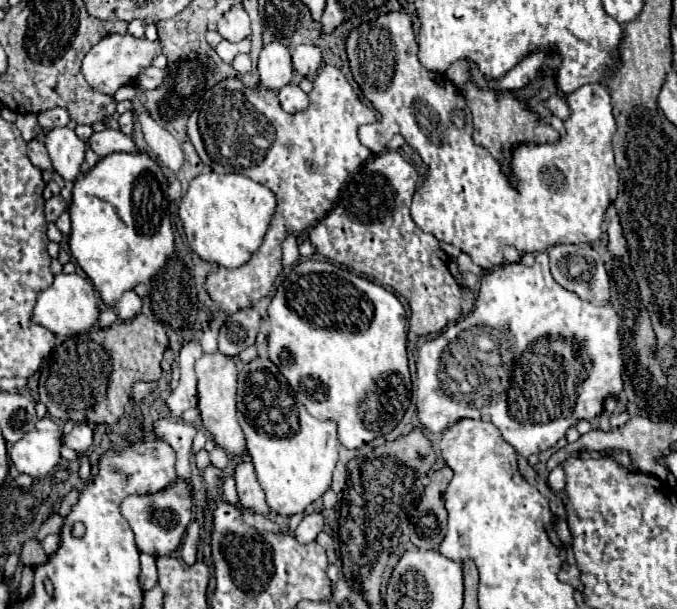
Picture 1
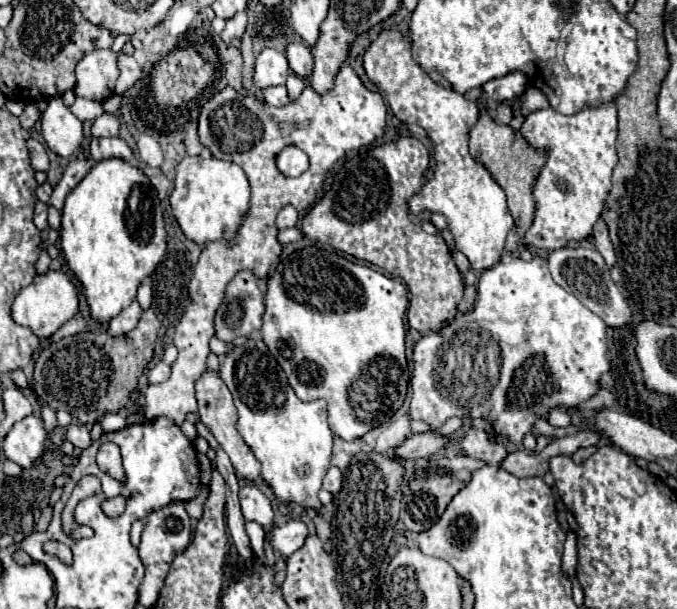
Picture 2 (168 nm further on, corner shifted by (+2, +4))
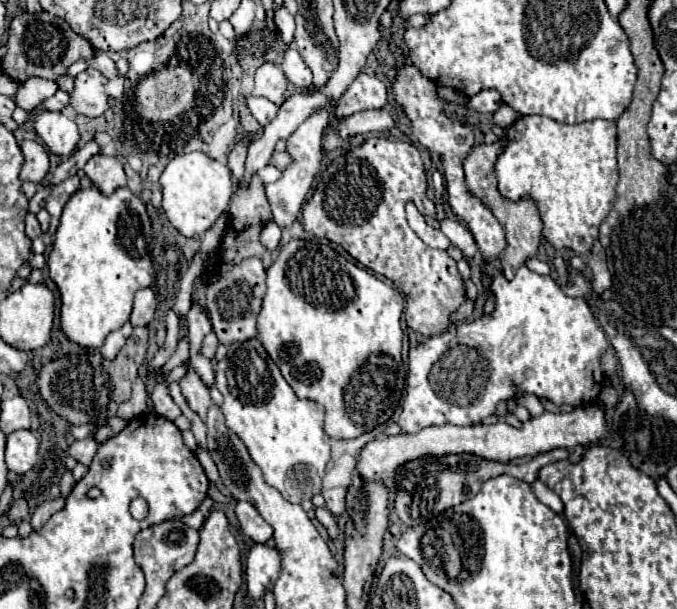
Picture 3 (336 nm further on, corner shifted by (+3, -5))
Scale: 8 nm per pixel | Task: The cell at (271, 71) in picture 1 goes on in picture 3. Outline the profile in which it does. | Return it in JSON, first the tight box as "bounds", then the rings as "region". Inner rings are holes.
{"bounds":[252,63,288,103],"region":[[[264,63],[258,67],[258,71],[254,75],[252,95],[266,97],[266,99],[278,103],[278,101],[282,101],[286,87],[288,87],[288,79],[284,77],[282,69],[274,63]]]}

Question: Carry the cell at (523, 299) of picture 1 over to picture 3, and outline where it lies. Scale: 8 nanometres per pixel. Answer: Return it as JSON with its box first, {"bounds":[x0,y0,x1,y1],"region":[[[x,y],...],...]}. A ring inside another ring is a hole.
{"bounds":[400,265,608,433],"region":[[[522,265],[514,279],[512,281],[506,281],[504,275],[494,275],[494,283],[492,283],[492,293],[496,295],[496,309],[492,315],[484,315],[482,319],[478,321],[472,321],[472,323],[464,323],[462,327],[456,327],[456,331],[452,333],[442,333],[442,335],[434,335],[430,337],[428,341],[424,343],[418,343],[416,347],[410,349],[410,359],[408,359],[408,385],[406,385],[406,396],[404,397],[404,403],[402,405],[402,413],[400,415],[400,427],[402,427],[402,433],[416,433],[424,427],[430,427],[430,425],[446,425],[446,423],[452,423],[452,425],[474,425],[474,423],[480,423],[484,417],[492,415],[496,411],[496,405],[504,399],[512,399],[516,397],[516,391],[522,391],[522,393],[532,393],[532,395],[538,395],[538,397],[546,397],[550,399],[554,405],[572,405],[572,407],[578,407],[578,405],[586,405],[590,401],[594,401],[600,393],[600,381],[602,381],[602,371],[600,371],[600,355],[604,351],[608,351],[608,339],[606,339],[606,333],[604,329],[598,325],[598,321],[594,319],[592,315],[592,309],[588,307],[588,303],[584,299],[578,299],[578,297],[568,297],[562,293],[562,289],[556,285],[556,281],[552,277],[542,277],[542,275],[536,275],[532,273],[526,265]]]}

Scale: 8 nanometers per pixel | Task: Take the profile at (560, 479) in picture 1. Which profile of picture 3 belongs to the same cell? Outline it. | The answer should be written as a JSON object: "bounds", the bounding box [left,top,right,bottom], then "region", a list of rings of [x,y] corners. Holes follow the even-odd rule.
{"bounds":[530,481,564,515],"region":[[[534,481],[534,483],[530,483],[530,487],[532,487],[532,491],[534,491],[534,495],[544,503],[544,505],[548,505],[552,511],[556,511],[558,515],[562,515],[564,513],[564,505],[562,505],[562,501],[560,501],[560,497],[552,491],[552,489],[548,489],[542,481]]]}

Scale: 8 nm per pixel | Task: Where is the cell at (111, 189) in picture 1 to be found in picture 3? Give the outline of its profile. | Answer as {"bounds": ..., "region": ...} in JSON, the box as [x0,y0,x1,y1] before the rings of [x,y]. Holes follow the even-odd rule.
{"bounds":[48,187,154,347],"region":[[[96,187],[78,191],[66,203],[60,225],[56,229],[54,245],[48,255],[48,275],[60,291],[60,329],[68,341],[86,347],[102,347],[108,333],[120,329],[132,311],[132,299],[138,289],[152,283],[152,249],[154,233],[144,203],[128,187],[116,189],[110,197],[98,193]]]}

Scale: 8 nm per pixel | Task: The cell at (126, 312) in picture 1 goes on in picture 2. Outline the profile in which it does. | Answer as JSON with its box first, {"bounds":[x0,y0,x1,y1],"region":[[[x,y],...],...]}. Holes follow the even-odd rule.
{"bounds":[109,300,141,336],"region":[[[133,300],[127,308],[123,308],[111,322],[109,322],[109,332],[113,336],[123,336],[127,332],[131,332],[137,322],[139,322],[139,314],[141,314],[141,306],[137,300]]]}

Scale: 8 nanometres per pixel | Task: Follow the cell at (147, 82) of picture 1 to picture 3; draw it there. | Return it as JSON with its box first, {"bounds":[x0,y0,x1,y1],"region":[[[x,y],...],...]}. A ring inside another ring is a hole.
{"bounds":[88,51,118,79],"region":[[[96,51],[96,53],[88,59],[88,67],[102,71],[108,79],[114,79],[114,77],[118,75],[118,73],[116,73],[116,67],[114,67],[114,61],[112,61],[106,53],[102,53],[102,51]]]}

